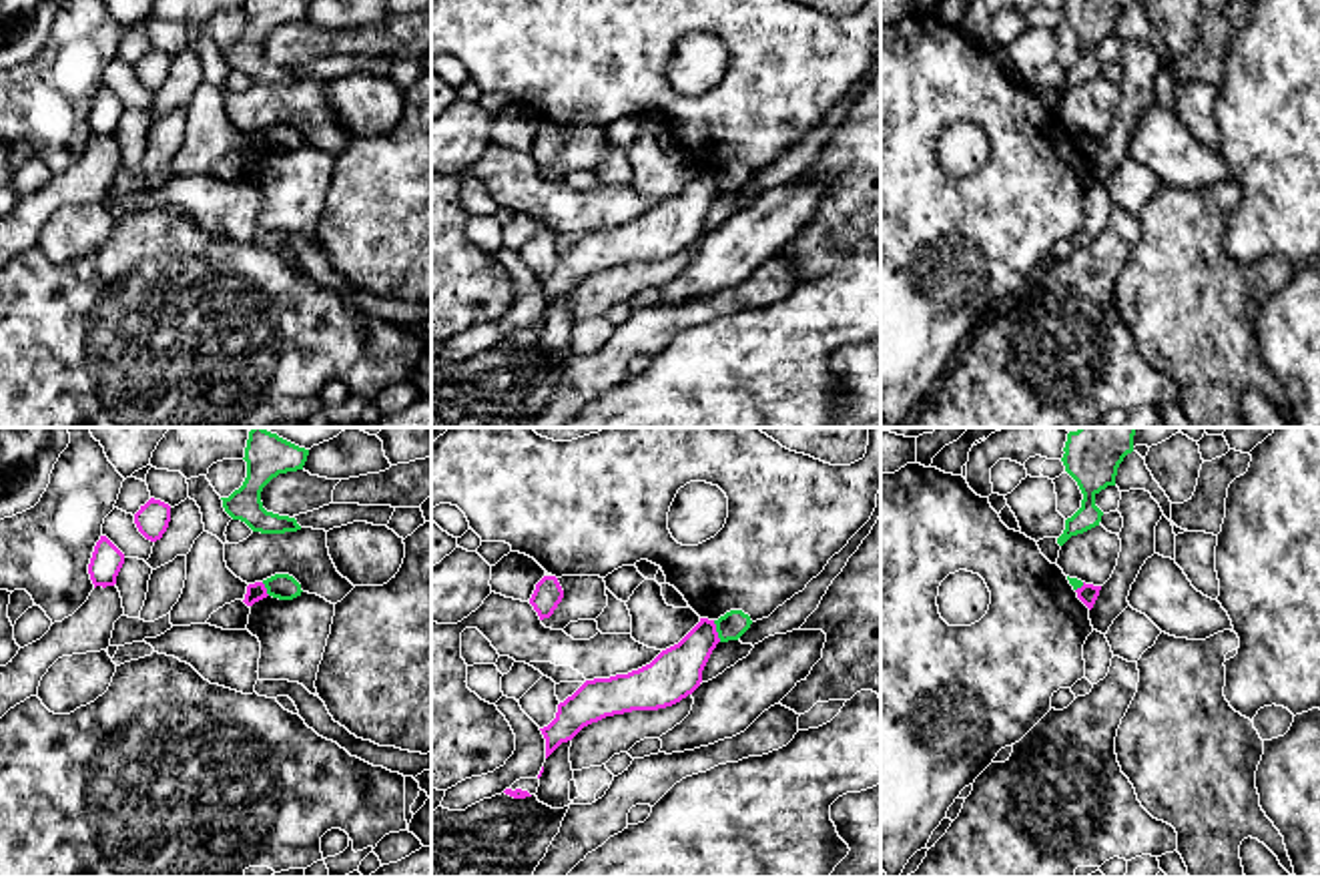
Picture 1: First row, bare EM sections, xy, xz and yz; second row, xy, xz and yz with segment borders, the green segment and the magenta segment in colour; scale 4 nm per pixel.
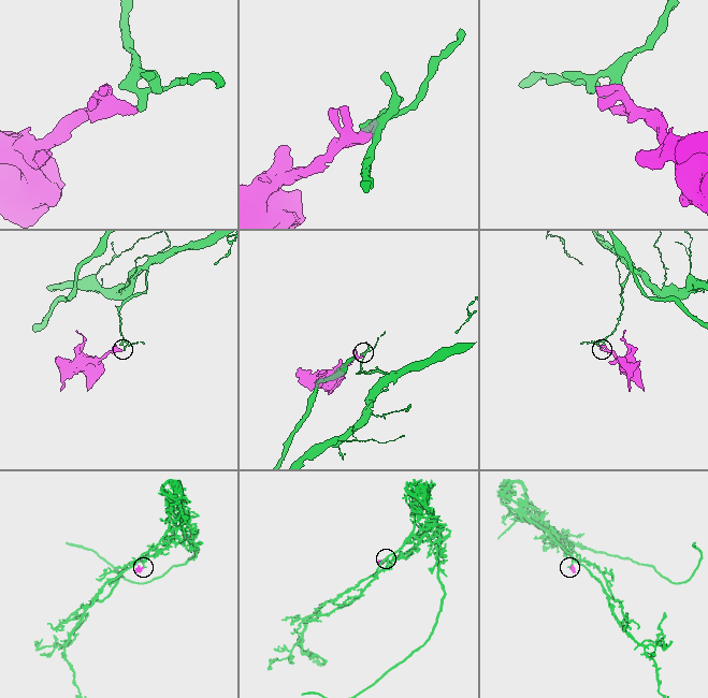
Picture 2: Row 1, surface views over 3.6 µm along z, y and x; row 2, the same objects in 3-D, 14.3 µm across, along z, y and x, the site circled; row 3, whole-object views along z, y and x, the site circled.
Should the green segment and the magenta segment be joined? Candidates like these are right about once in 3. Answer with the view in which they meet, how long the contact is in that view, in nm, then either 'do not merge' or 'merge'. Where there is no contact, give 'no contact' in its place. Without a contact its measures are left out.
contact in xz; length 90 nm; do not merge

